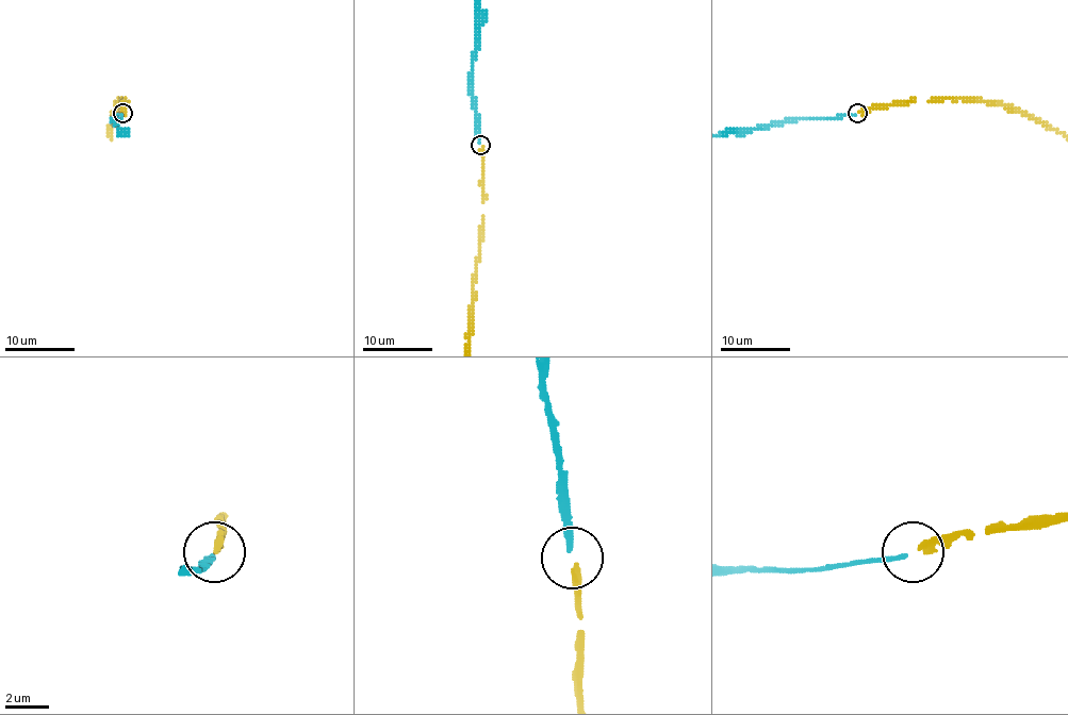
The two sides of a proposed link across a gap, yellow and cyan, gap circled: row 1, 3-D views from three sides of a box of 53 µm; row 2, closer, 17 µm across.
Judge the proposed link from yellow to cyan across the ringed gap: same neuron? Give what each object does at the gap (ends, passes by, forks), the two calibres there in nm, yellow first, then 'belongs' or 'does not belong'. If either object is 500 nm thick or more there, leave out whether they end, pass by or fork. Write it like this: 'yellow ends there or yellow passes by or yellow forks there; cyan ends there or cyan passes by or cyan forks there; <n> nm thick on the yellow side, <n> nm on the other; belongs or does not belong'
yellow ends there; cyan ends there; 320 nm thick on the yellow side, 240 nm on the other; belongs

